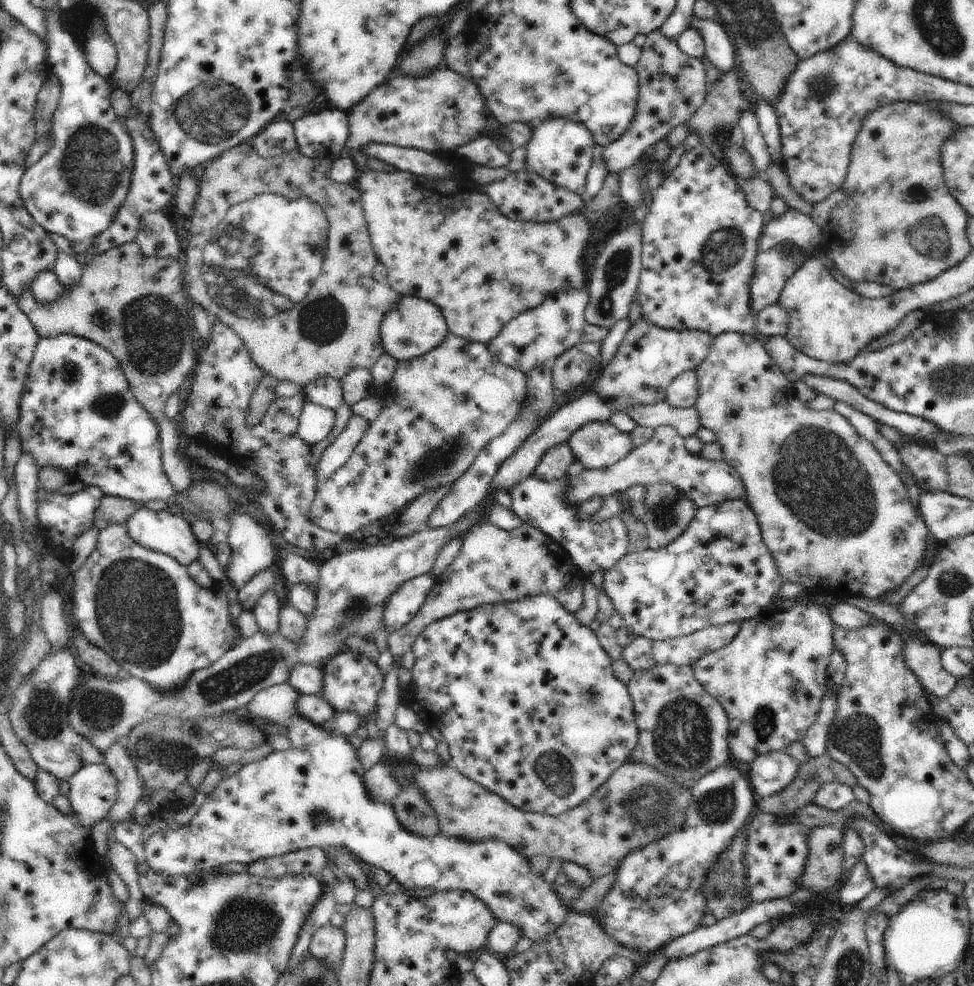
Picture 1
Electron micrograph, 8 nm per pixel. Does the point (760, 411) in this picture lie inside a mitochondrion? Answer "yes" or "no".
no

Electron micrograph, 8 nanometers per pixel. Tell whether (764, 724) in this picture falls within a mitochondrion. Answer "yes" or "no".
yes

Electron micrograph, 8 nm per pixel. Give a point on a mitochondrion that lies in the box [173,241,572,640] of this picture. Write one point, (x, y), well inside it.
(322, 322)

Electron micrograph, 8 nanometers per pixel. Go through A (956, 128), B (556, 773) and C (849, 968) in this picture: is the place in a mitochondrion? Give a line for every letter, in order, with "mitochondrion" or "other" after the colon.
A: other
B: mitochondrion
C: mitochondrion

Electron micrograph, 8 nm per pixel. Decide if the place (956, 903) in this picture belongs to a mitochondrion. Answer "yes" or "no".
no

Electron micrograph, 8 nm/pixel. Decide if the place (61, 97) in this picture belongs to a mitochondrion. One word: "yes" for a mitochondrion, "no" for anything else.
no

